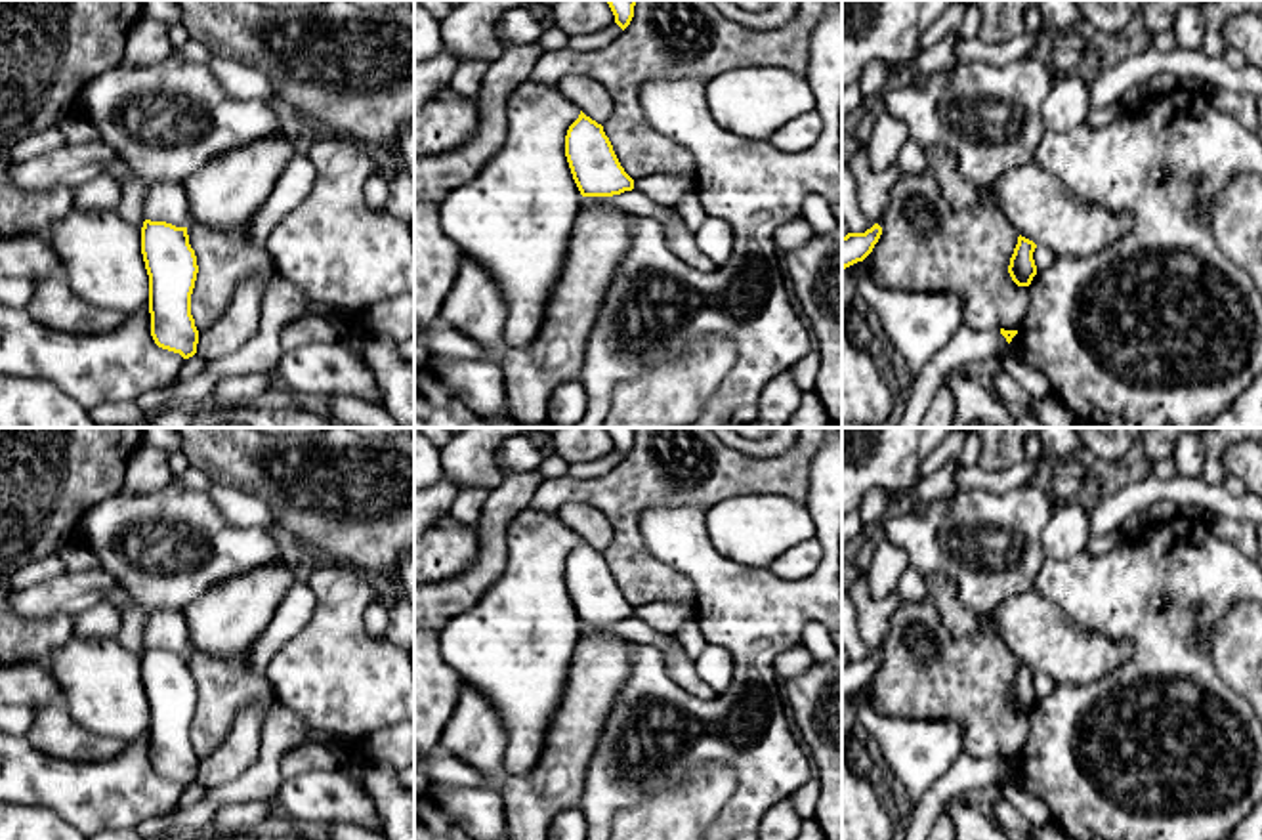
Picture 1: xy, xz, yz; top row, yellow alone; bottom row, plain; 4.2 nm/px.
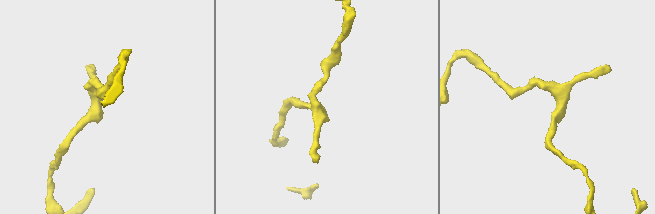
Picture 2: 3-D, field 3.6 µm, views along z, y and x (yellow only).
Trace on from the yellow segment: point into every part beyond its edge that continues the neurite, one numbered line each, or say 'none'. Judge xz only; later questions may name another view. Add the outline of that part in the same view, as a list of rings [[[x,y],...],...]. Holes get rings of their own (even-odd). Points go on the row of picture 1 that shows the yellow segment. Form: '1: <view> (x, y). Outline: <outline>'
none

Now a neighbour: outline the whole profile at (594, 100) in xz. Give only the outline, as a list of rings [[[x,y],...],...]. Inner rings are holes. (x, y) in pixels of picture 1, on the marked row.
[[[567,74],[557,86],[565,97],[573,99],[598,124],[603,124],[615,111],[613,95],[592,76]]]

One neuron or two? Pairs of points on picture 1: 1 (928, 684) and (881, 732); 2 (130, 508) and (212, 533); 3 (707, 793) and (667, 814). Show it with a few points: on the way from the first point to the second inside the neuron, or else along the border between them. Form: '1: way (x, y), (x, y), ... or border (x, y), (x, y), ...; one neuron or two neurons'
1: border (869, 701), (879, 713), (896, 718), (940, 718); two neurons
2: way (151, 529), (155, 533), (191, 533); one neuron
3: way (697, 798), (676, 814); one neuron

